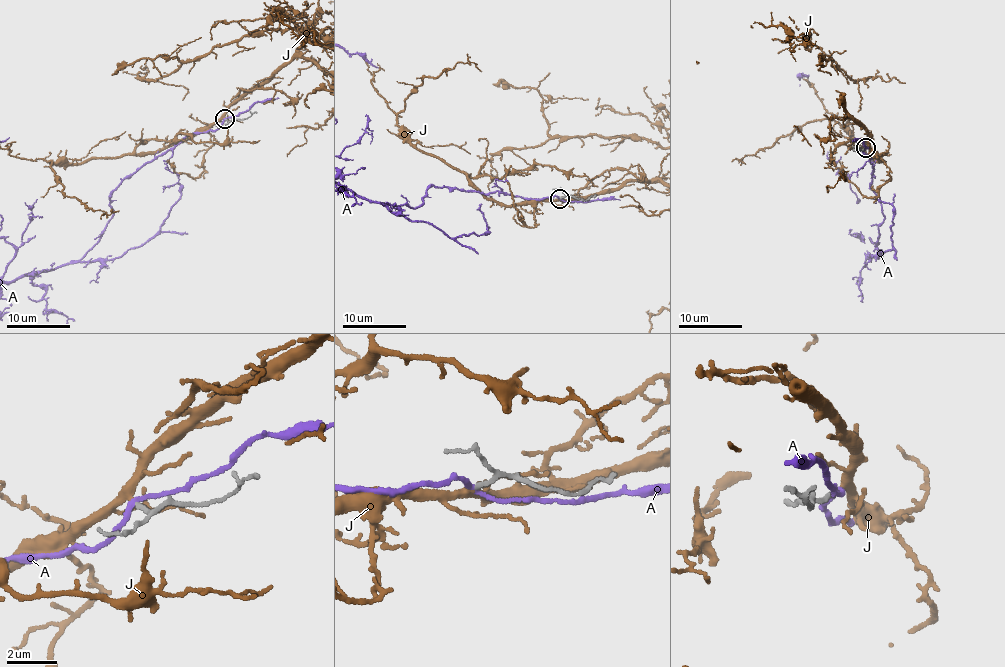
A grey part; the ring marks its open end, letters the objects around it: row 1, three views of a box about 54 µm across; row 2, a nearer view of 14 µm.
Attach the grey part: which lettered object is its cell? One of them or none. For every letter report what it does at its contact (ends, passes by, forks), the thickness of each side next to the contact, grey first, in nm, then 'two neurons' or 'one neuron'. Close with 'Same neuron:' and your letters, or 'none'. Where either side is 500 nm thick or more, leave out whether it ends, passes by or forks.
A: it passes by | 140/200 nm | two neurons
J: it passes by | 190/320 nm | one neuron
Same neuron: J

